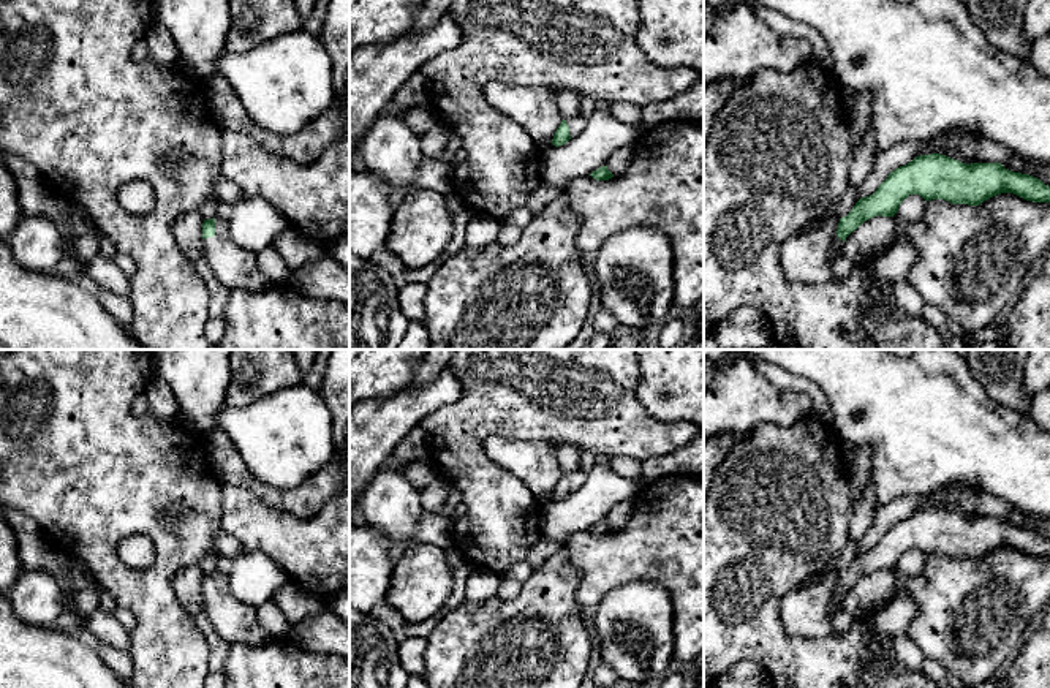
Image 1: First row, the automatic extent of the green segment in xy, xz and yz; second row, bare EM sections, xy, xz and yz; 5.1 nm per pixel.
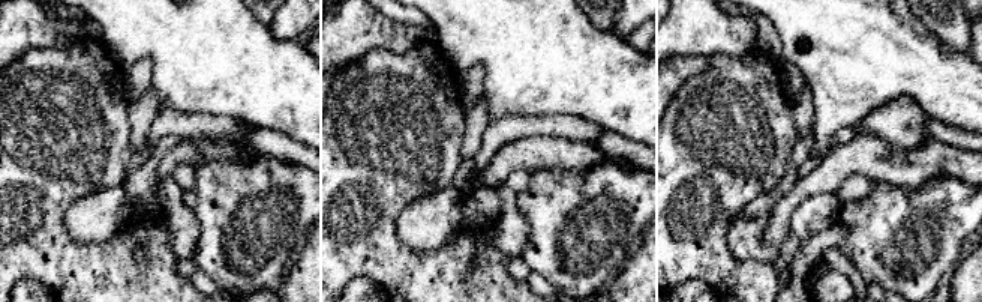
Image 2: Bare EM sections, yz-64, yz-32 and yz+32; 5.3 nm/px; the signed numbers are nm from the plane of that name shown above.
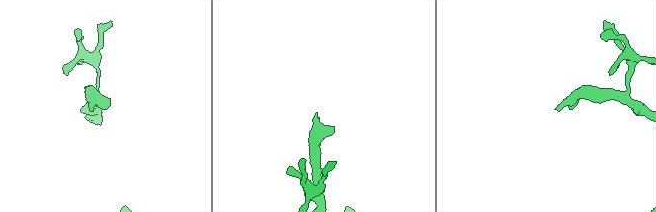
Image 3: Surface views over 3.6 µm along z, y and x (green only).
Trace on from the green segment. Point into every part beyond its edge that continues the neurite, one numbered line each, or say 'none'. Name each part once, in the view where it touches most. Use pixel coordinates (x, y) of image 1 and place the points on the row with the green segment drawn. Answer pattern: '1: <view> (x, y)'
1: xy (234, 268)

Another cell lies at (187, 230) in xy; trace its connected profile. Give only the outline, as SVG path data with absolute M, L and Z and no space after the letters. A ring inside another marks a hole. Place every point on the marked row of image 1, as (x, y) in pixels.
M199 210L182 214L172 228L174 239L180 248L182 256L195 266L202 258L202 223Z

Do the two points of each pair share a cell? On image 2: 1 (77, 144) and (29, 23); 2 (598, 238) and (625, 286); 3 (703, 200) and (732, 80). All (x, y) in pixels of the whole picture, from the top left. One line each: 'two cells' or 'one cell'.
1: two cells
2: two cells
3: one cell

